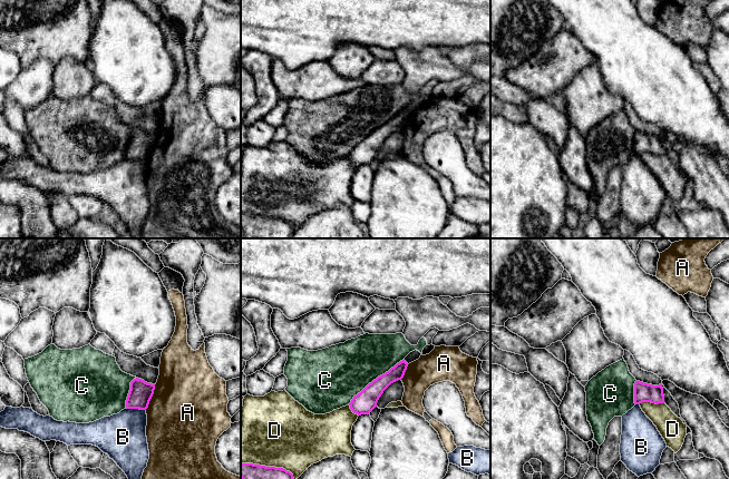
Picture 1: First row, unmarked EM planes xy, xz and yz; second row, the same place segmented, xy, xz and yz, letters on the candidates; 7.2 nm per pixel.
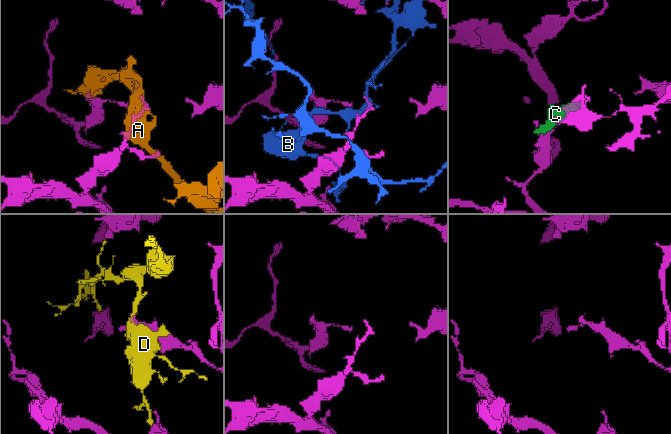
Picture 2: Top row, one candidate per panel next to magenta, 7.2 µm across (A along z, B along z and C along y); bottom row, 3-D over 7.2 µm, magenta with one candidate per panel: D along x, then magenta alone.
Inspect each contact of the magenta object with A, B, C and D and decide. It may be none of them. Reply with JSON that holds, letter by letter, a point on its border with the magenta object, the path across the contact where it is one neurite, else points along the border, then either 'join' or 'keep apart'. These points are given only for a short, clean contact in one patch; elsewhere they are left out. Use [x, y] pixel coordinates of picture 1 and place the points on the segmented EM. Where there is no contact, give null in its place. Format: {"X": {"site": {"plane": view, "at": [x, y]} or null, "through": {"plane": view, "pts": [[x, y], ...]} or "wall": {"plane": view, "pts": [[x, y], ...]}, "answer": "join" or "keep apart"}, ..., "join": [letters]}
{"A": {"site": {"plane": "xy", "at": [152, 396]}, "answer": "keep apart"}, "B": {"site": {"plane": "xy", "at": [136, 408]}, "answer": "keep apart"}, "C": {"site": {"plane": "xz", "at": [376, 379]}, "answer": "keep apart"}, "D": {"site": {"plane": "xz", "at": [269, 467]}, "answer": "keep apart"}, "join": []}

